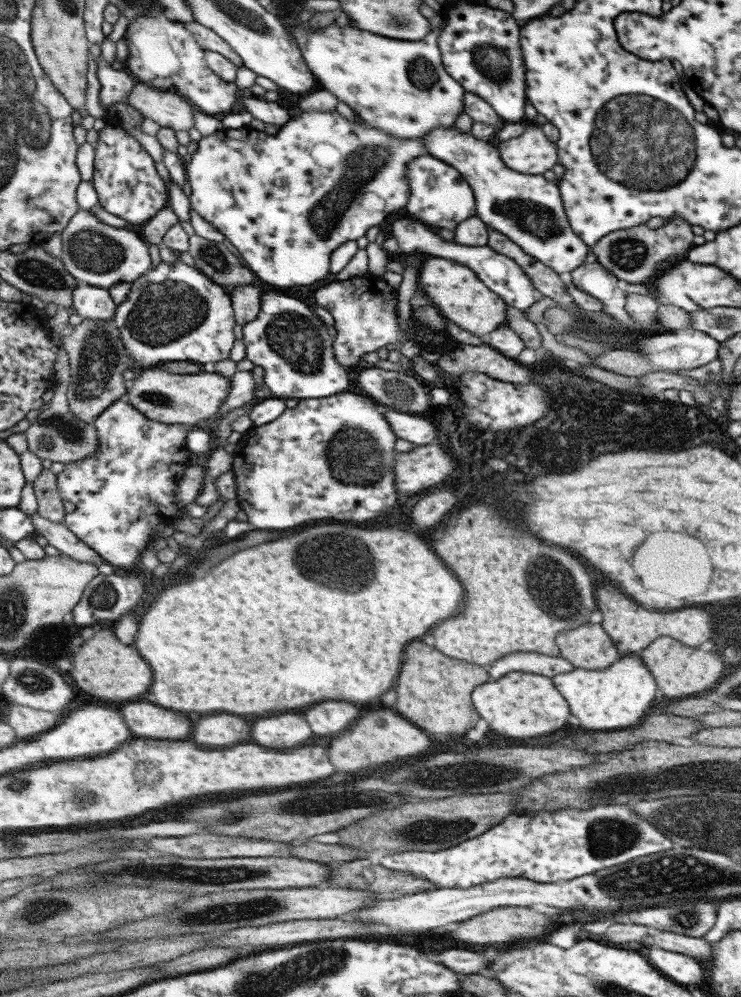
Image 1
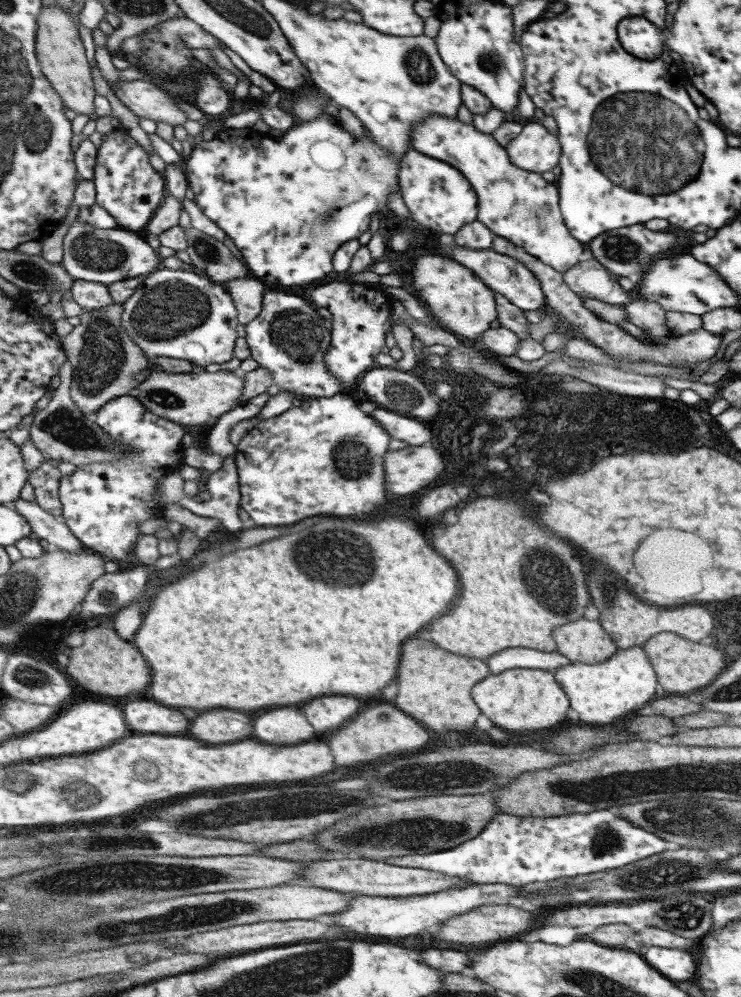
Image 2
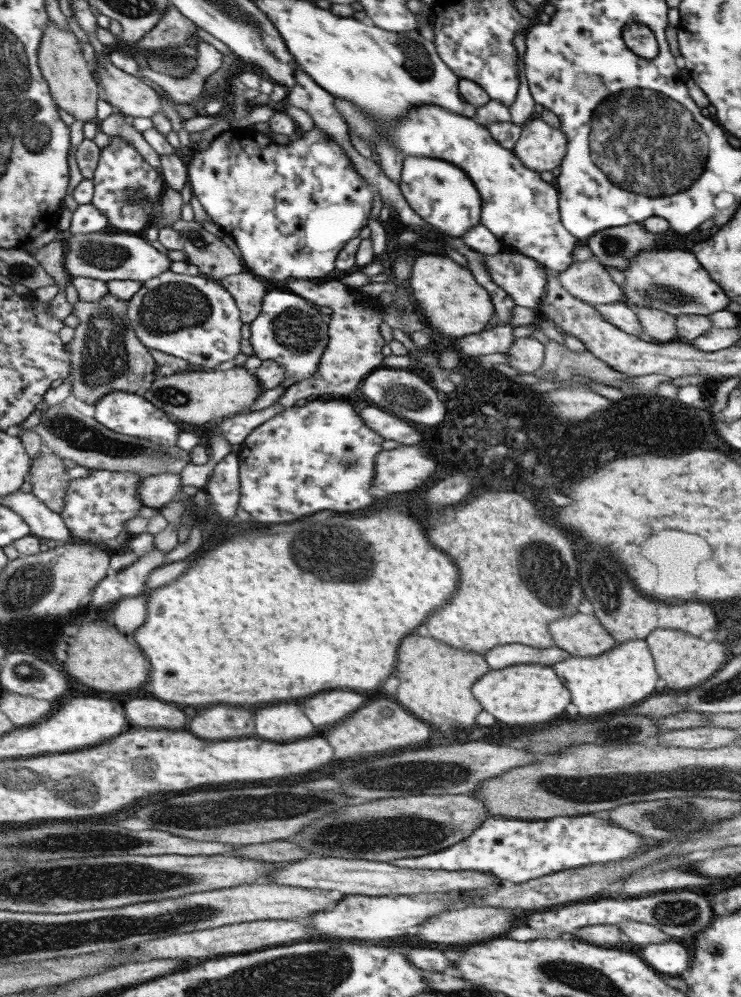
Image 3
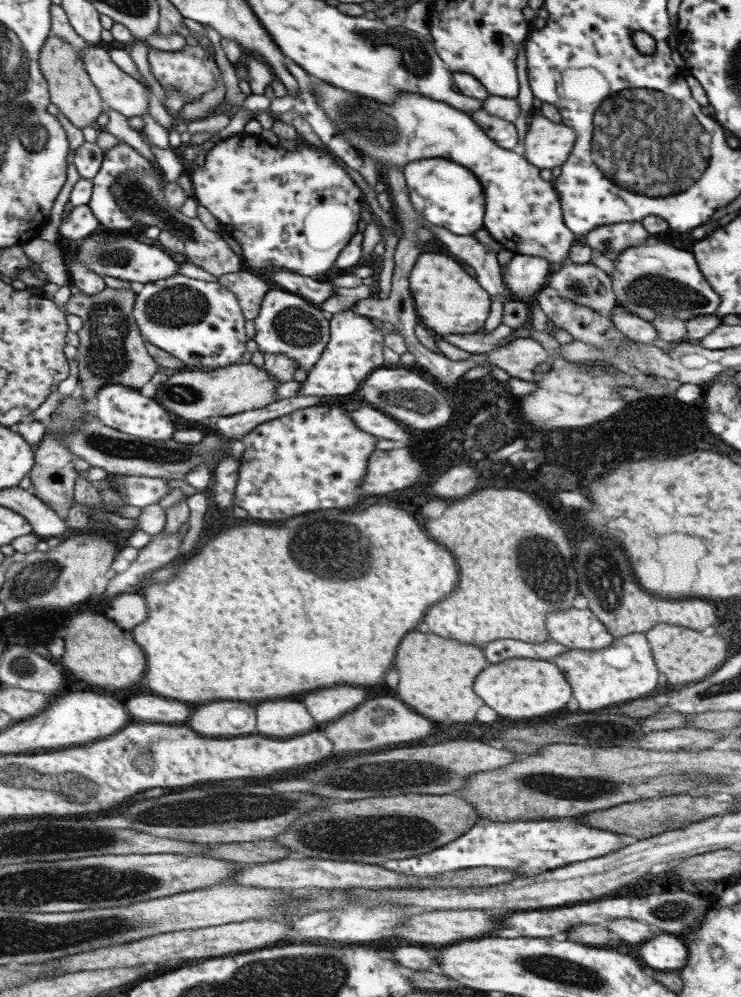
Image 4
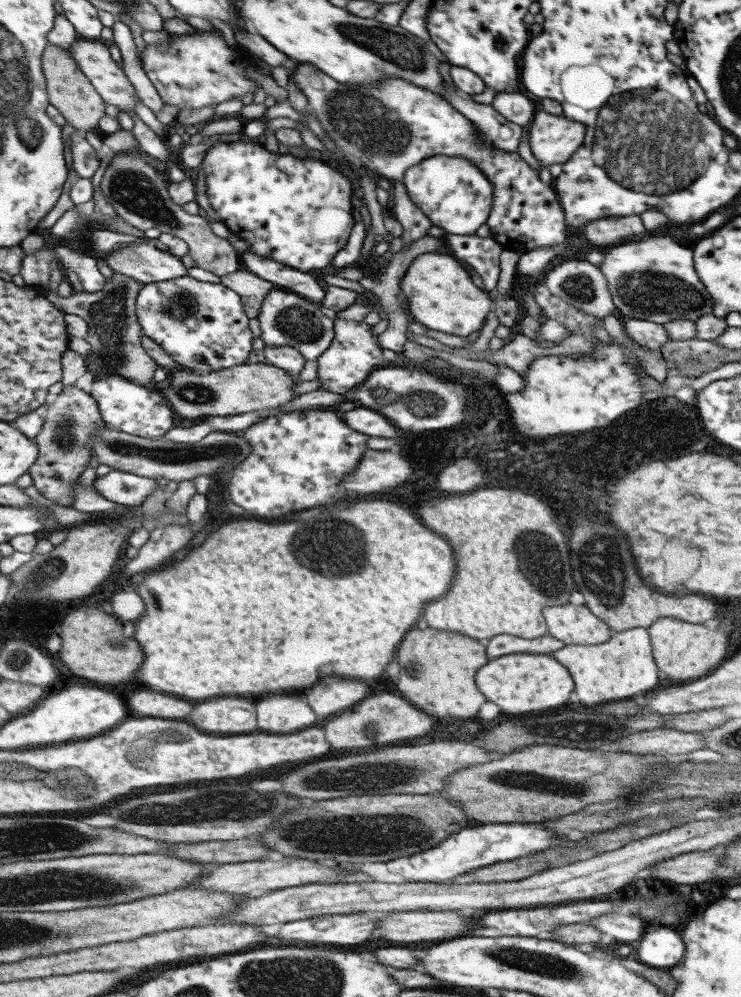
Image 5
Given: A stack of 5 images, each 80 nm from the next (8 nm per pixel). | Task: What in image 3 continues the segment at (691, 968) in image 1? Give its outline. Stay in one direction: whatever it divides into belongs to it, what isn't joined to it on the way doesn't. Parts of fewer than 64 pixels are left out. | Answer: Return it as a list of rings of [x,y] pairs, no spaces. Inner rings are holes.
[[[667,940],[667,942],[645,946],[641,950],[641,958],[657,973],[680,977],[689,968],[690,949]]]

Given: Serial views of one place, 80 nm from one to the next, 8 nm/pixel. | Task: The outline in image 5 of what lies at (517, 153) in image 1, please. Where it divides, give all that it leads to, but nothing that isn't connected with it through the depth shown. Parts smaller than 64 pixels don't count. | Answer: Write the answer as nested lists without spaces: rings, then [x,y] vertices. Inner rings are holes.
[[[543,111],[534,113],[529,124],[528,144],[531,154],[542,166],[563,164],[580,148],[585,125]]]

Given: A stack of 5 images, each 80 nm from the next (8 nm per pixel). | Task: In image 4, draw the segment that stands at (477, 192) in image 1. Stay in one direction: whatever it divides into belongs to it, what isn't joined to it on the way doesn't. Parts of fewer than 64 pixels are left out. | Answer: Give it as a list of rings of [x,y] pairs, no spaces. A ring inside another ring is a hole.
[[[309,73],[306,75],[314,84],[314,95],[322,112],[358,154],[371,156],[382,167],[392,164],[402,168],[408,162],[433,157],[449,159],[464,166],[477,177],[483,189],[485,213],[483,213],[482,227],[495,242],[514,254],[543,257],[551,269],[562,267],[569,262],[567,257],[569,247],[578,237],[563,225],[562,210],[552,181],[542,180],[539,177],[540,170],[527,162],[519,150],[505,150],[497,146],[467,113],[417,93],[401,93],[392,100],[392,103],[386,105],[345,90],[335,90],[333,86],[313,78]]]

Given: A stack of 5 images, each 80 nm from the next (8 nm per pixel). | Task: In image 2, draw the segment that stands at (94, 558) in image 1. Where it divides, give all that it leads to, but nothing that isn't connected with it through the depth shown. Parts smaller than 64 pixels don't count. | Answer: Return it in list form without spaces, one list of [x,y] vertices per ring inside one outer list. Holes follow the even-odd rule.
[[[22,496],[13,502],[12,507],[28,520],[33,535],[48,541],[50,548],[74,553],[89,549],[72,533],[64,515],[58,517],[48,513],[36,500],[28,501]]]

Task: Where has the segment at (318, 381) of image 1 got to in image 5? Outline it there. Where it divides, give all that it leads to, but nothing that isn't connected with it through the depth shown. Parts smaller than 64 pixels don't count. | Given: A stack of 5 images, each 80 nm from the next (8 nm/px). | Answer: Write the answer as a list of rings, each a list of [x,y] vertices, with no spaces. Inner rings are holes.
[[[283,288],[271,289],[263,299],[256,319],[259,322],[262,342],[269,346],[291,346],[301,353],[305,360],[316,360],[325,352],[333,339],[334,321],[319,311],[319,304],[300,294]]]

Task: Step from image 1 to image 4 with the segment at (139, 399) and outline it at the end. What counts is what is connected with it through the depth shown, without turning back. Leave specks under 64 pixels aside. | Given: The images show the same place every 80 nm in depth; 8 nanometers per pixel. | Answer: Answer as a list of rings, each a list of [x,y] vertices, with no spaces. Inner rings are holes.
[[[250,362],[233,363],[222,369],[207,372],[177,370],[151,392],[164,408],[177,414],[179,418],[201,422],[209,416],[231,416],[243,411],[263,408],[276,401],[277,384],[278,382],[263,367],[256,367]]]

